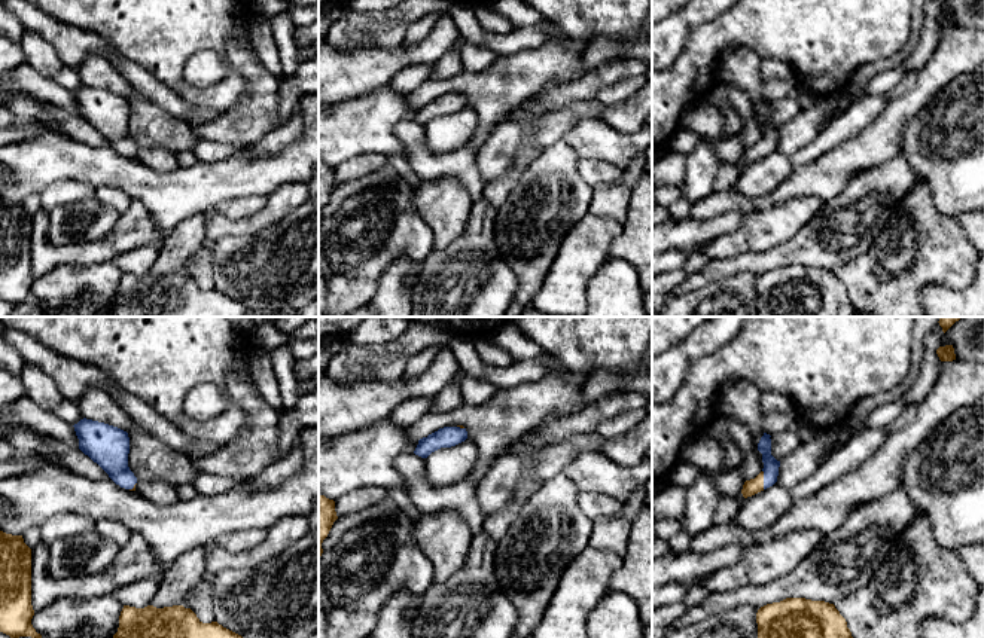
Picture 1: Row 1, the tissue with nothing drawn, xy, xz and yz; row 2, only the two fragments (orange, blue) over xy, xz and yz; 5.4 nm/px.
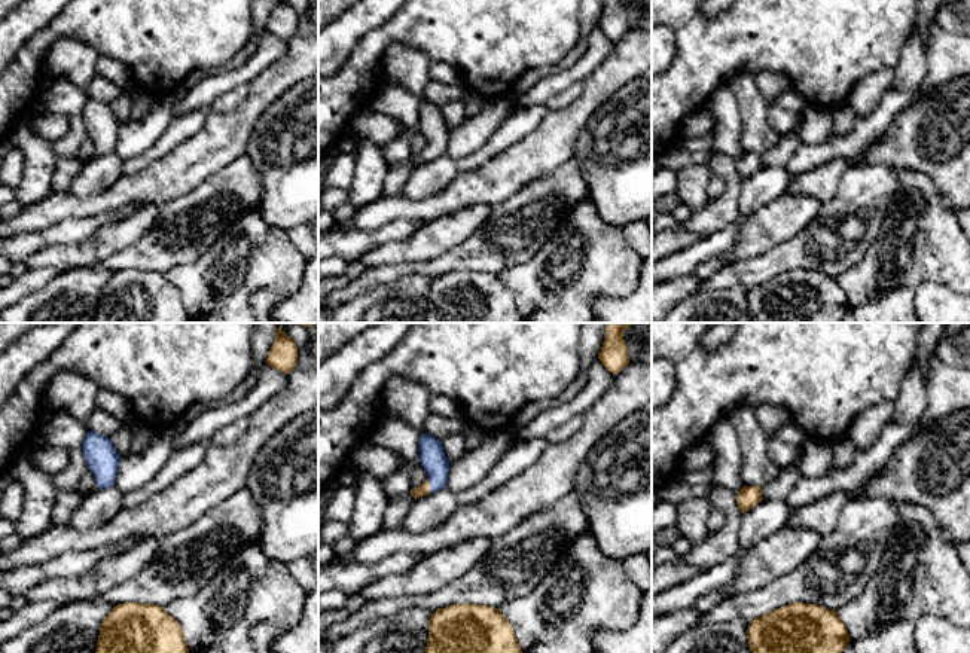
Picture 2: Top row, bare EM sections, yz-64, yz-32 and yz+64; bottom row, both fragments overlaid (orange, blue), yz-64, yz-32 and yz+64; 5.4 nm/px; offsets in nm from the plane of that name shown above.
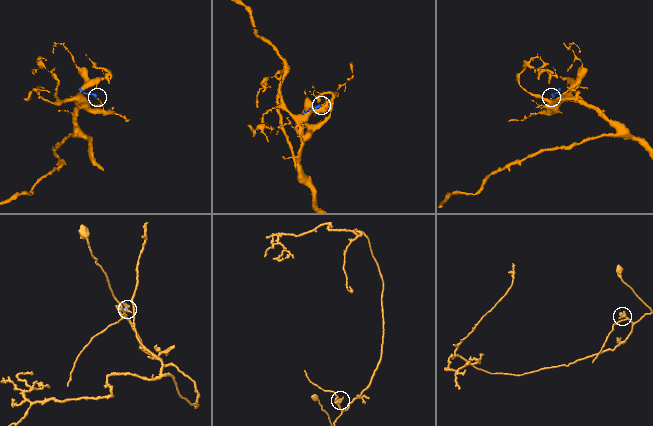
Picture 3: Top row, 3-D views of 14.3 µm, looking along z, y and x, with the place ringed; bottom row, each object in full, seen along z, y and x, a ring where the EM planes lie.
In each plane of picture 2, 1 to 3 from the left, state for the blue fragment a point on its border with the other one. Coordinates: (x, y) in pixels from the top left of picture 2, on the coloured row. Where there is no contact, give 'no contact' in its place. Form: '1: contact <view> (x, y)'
1: contact yz-64 (95, 487)
2: contact yz-32 (429, 487)
3: no contact

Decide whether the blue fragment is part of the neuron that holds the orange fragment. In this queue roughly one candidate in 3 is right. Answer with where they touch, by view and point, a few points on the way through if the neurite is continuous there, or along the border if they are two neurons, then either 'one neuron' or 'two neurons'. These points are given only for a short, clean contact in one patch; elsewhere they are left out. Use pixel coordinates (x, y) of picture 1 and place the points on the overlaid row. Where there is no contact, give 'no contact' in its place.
yz (762, 479) | one neuron

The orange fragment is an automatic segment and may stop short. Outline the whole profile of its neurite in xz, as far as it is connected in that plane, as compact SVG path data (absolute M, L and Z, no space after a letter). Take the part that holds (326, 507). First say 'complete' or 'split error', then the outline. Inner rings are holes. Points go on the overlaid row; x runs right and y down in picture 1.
complete | M319 494L319 562L323 553L322 543L336 519L335 501Z

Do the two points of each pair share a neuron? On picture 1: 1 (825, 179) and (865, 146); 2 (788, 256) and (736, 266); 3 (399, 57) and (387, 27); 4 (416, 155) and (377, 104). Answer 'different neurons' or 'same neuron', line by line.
1: same neuron
2: same neuron
3: different neurons
4: different neurons

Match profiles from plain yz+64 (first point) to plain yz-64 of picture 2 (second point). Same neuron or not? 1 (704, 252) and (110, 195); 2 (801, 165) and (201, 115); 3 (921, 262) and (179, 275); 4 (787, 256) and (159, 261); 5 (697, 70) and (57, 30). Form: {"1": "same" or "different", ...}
{"1": "different", "2": "same", "3": "same", "4": "same", "5": "same"}

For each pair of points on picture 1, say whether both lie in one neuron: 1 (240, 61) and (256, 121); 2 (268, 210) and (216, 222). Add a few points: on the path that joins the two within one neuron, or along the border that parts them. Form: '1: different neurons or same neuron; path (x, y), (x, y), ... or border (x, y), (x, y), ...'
1: same neuron; path (255, 76), (256, 106)
2: same neuron; path (255, 223), (250, 226), (229, 226)

